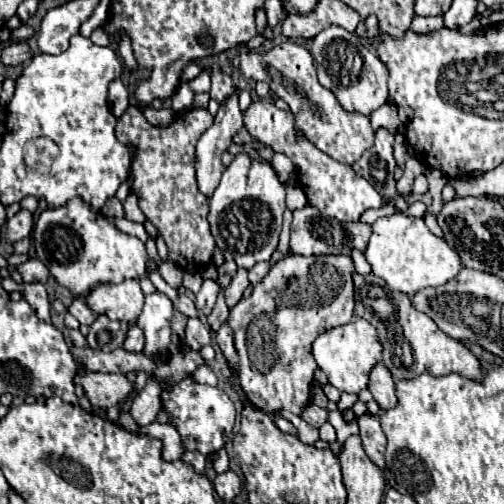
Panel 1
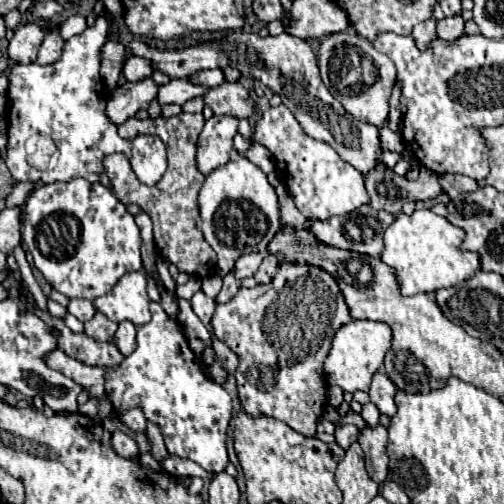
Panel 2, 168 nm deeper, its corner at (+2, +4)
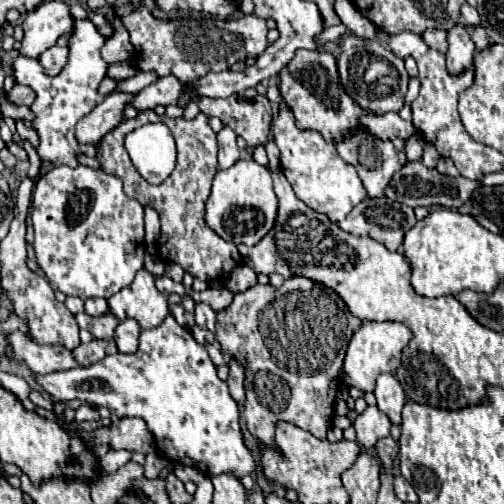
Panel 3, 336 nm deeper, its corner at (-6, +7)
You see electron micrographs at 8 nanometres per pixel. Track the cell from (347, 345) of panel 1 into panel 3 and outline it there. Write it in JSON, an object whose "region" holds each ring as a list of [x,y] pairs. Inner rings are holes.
{"region":[[[362,321],[360,329],[352,335],[352,341],[348,343],[344,365],[342,365],[342,379],[346,385],[356,387],[360,391],[374,391],[376,387],[376,377],[380,373],[394,373],[396,367],[400,365],[402,349],[408,345],[412,339],[412,333],[406,325],[396,323],[396,321]]]}

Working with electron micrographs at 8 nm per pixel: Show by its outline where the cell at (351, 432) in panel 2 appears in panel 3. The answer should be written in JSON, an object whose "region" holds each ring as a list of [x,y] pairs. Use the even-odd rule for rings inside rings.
{"region":[[[366,407],[362,415],[354,419],[354,429],[356,429],[356,441],[372,449],[378,439],[384,439],[390,435],[390,419],[386,413],[382,413],[378,407]]]}

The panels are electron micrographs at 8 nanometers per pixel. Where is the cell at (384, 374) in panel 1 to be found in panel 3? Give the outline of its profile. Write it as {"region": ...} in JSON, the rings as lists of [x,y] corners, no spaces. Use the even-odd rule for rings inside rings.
{"region":[[[382,373],[378,377],[374,395],[378,401],[378,409],[384,411],[392,423],[400,425],[402,423],[402,407],[406,403],[406,395],[404,395],[400,381],[392,373]]]}

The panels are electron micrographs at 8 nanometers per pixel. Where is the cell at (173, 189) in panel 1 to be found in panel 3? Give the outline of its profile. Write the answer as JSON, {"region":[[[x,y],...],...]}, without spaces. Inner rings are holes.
{"region":[[[146,109],[142,115],[136,119],[122,121],[114,131],[110,131],[102,141],[98,149],[98,159],[102,163],[102,169],[110,175],[116,175],[124,181],[124,193],[128,197],[138,199],[142,205],[150,205],[158,211],[160,215],[160,243],[158,251],[160,257],[166,263],[178,263],[186,273],[192,277],[198,277],[202,281],[214,281],[214,279],[228,279],[230,271],[240,263],[240,255],[236,251],[234,243],[226,243],[222,237],[218,237],[204,221],[204,203],[210,195],[210,183],[218,171],[216,165],[216,133],[208,125],[208,117],[204,113],[198,113],[194,119],[170,119],[170,117],[160,117],[154,111]],[[164,121],[168,129],[172,131],[176,145],[178,145],[178,163],[176,171],[160,183],[160,185],[150,185],[140,177],[138,171],[134,171],[134,165],[124,149],[124,135],[130,131],[146,125],[146,123],[160,123]]]}

